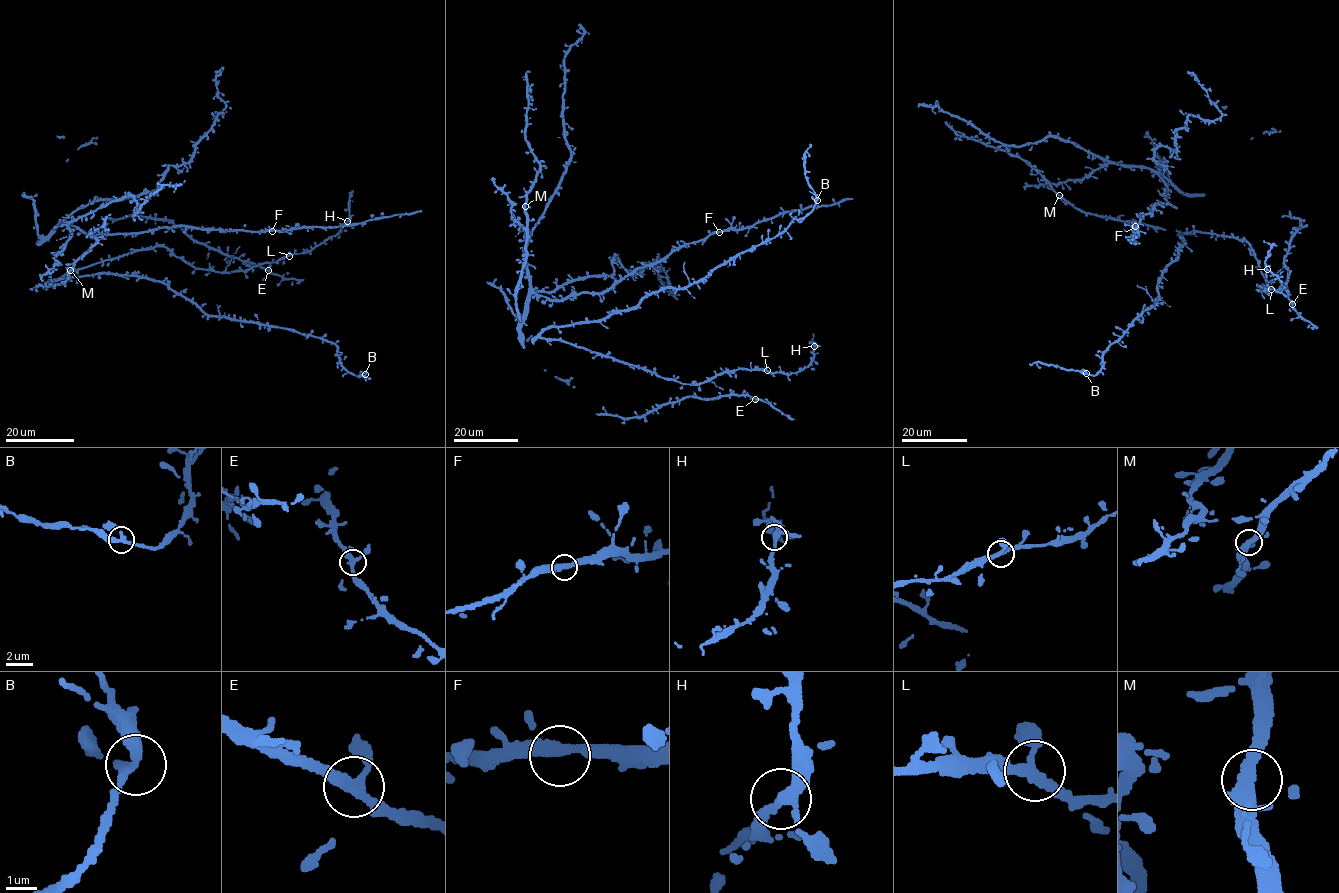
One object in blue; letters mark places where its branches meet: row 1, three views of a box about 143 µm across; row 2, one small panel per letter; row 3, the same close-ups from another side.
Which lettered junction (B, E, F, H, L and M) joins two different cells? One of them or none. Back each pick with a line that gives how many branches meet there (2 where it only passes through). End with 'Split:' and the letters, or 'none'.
Split: none

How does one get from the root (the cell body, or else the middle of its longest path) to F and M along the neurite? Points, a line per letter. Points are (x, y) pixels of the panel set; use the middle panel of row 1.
F: (524, 264), (521, 196), (511, 212), (528, 231), (529, 283), (552, 299), (605, 293), (638, 268), (719, 232)
M: (524, 264), (525, 206)

